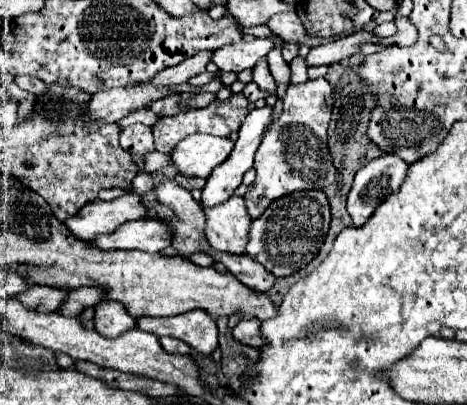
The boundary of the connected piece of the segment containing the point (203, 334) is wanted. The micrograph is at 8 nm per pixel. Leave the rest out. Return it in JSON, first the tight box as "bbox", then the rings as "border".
{"bbox":[136,310,218,354],"border":[[[192,310],[168,318],[140,318],[136,320],[136,326],[156,336],[172,336],[184,340],[200,354],[212,354],[212,350],[218,346],[216,322],[204,310]]]}

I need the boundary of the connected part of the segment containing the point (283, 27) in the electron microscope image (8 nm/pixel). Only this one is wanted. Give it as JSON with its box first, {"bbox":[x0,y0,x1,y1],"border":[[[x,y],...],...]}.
{"bbox":[268,12,308,44],"border":[[[288,12],[288,14],[276,14],[276,18],[268,20],[268,28],[280,36],[284,42],[296,42],[296,44],[306,44],[308,42],[308,34],[300,22],[300,18],[296,16],[296,12]]]}

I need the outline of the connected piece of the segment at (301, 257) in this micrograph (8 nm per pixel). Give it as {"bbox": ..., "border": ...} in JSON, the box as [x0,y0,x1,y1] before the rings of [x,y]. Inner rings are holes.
{"bbox":[246,190,330,276],"border":[[[320,190],[290,194],[288,198],[278,198],[264,210],[260,218],[252,222],[250,242],[246,254],[260,262],[274,276],[290,276],[304,268],[320,252],[326,232],[330,226],[330,206],[326,194]]]}

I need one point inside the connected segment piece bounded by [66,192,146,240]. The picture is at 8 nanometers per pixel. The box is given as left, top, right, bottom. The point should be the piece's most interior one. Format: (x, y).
(98, 217)

